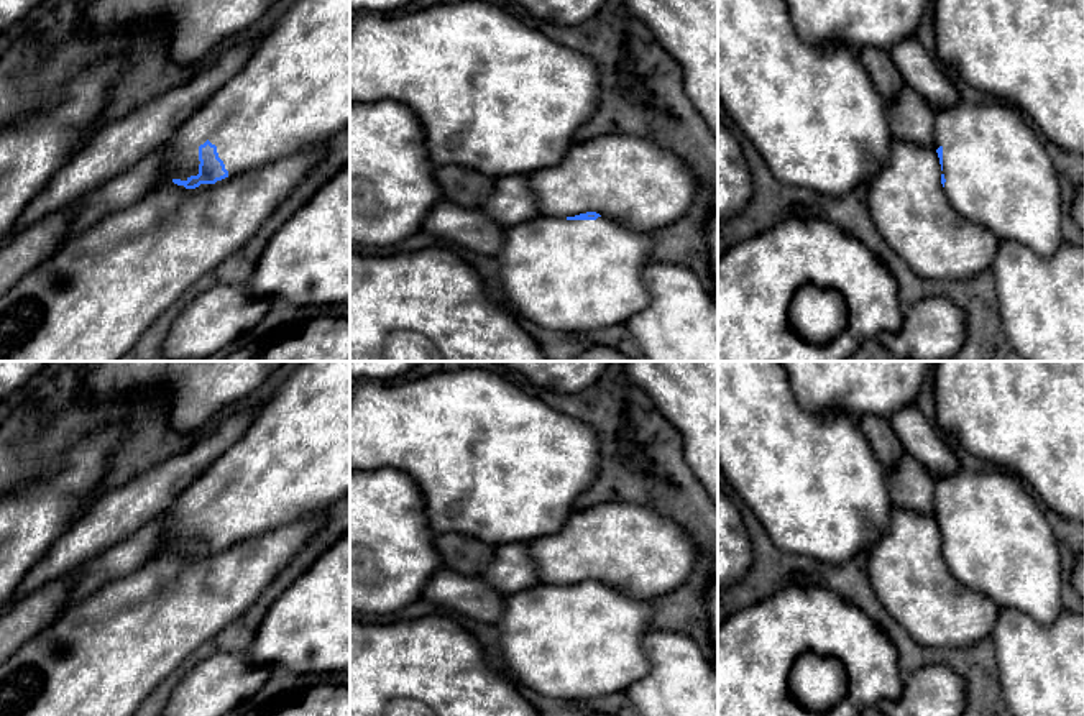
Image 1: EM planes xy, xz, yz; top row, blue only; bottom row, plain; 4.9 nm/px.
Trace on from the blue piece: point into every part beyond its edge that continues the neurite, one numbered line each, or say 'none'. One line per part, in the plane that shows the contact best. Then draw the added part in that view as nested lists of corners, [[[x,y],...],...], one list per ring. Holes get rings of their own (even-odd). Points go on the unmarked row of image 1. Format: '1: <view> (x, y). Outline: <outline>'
1: xy (294, 460). Outline: [[[302,361],[299,368],[294,369],[289,379],[286,379],[278,392],[263,404],[250,429],[209,468],[202,476],[184,491],[174,506],[168,512],[166,534],[163,545],[153,553],[153,557],[172,548],[187,548],[191,544],[199,542],[199,514],[207,507],[217,514],[218,526],[223,529],[228,544],[218,550],[228,548],[248,537],[287,526],[297,519],[302,519],[314,512],[322,512],[332,504],[338,503],[350,493],[350,361]]]

